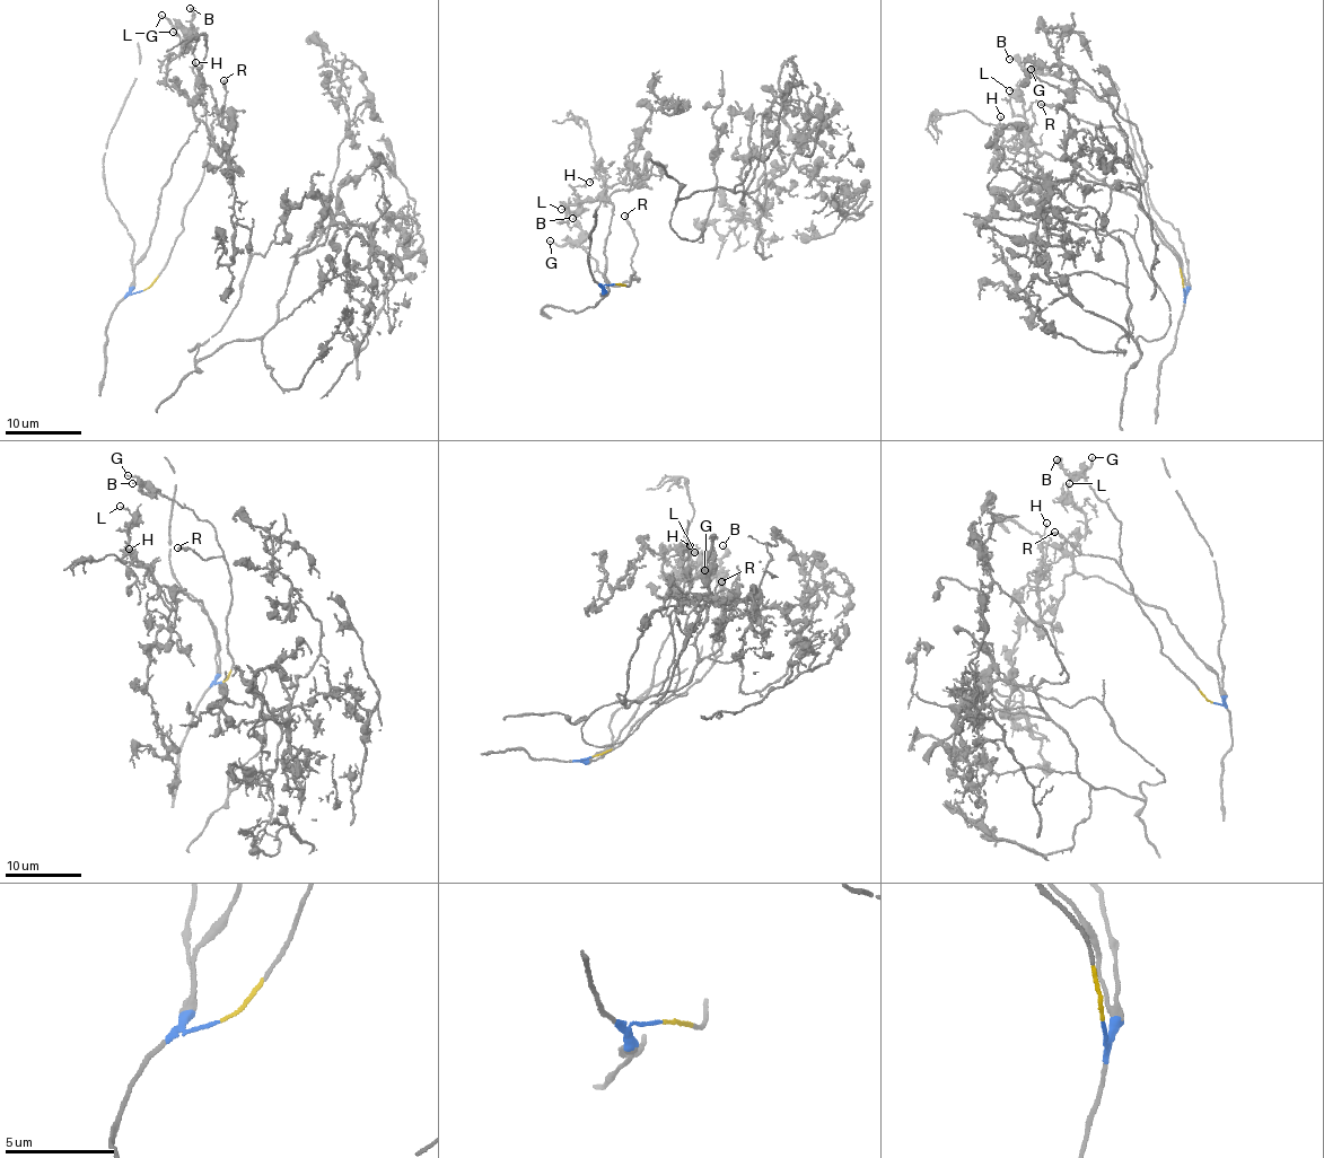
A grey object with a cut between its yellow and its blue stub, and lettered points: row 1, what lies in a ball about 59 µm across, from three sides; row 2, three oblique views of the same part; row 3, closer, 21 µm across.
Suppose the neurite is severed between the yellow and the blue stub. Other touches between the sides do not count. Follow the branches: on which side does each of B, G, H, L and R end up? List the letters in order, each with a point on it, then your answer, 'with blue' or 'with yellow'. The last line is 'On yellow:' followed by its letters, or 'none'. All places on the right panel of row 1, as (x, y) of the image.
B: (1009, 59) | with yellow
G: (1031, 69) | with yellow
H: (1000, 116) | with blue
L: (1009, 90) | with blue
R: (1041, 104) | with yellow
On yellow: B, G, R

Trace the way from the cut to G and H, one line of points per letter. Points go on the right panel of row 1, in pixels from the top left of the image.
G: (1183, 288), (1174, 254), (1150, 222), (1132, 149), (1114, 117), (1114, 106), (1069, 82), (1031, 69)
H: (1183, 288), (1171, 244), (1133, 195), (1111, 190), (1068, 158), (1040, 152), (999, 123), (1000, 115)

